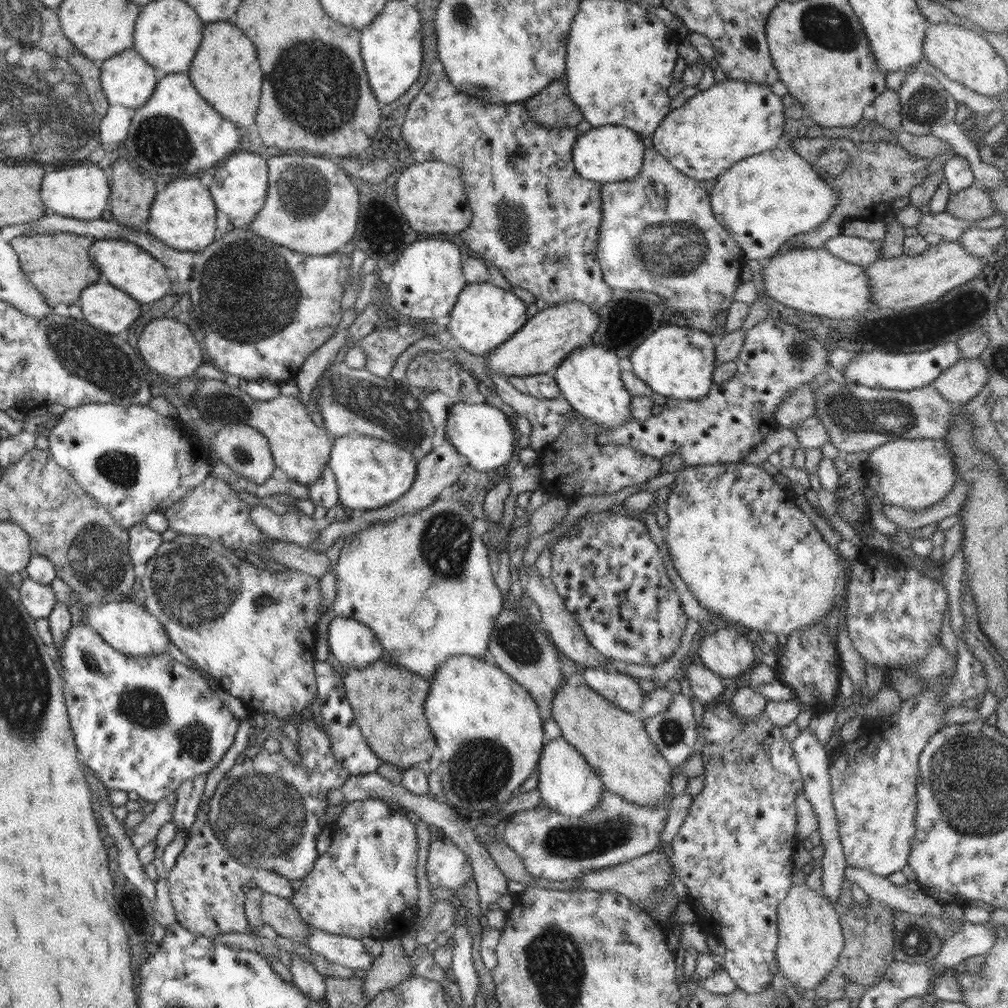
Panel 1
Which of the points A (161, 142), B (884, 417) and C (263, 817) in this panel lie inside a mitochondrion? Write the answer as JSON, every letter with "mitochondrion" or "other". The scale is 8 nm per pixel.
{"A":"mitochondrion","B":"mitochondrion","C":"mitochondrion"}

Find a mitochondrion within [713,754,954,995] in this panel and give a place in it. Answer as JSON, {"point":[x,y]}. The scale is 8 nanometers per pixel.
{"point":[914,940]}

